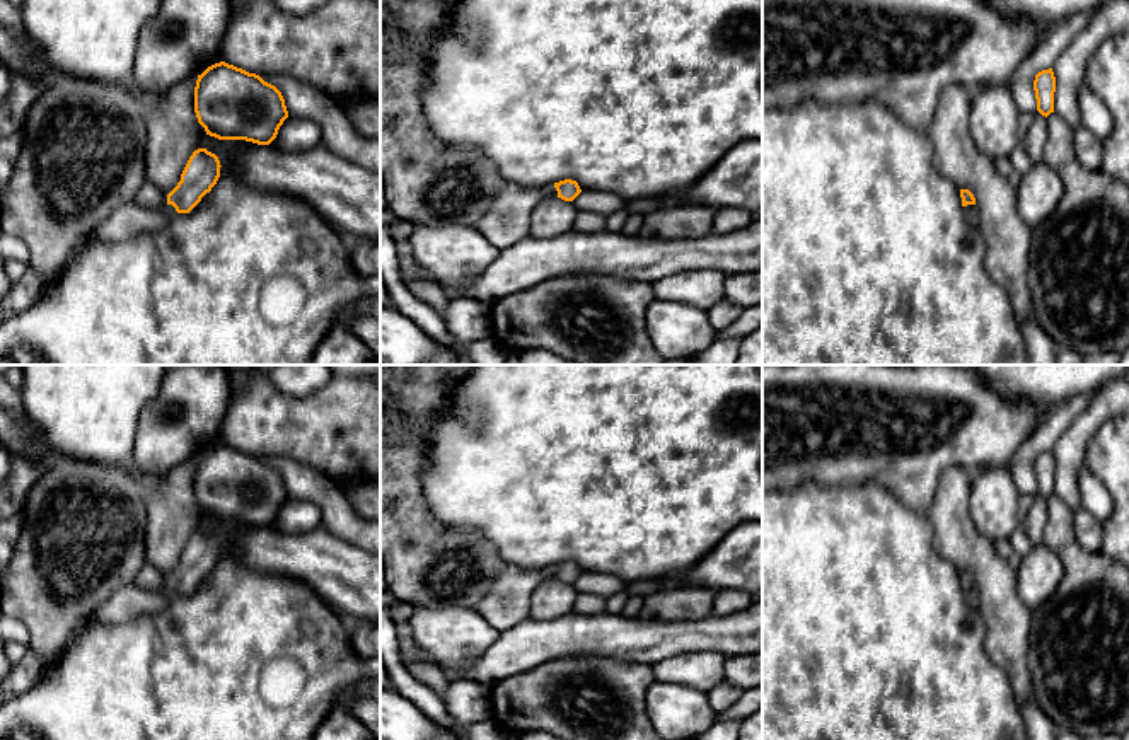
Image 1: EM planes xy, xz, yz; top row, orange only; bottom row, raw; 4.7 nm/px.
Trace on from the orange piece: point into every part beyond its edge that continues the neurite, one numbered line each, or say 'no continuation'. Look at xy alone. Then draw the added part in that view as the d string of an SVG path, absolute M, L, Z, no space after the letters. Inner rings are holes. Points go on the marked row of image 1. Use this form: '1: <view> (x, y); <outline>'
1: xy (128, 220); M126 203L101 222L90 235L111 242L128 240L143 232L162 228L174 213L177 211L172 205L157 210Z

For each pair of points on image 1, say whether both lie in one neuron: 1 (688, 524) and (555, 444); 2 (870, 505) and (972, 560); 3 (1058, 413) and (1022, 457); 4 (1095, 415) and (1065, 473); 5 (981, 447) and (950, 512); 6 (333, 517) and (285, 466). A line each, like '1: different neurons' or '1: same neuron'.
1: same neuron
2: different neurons
3: same neuron
4: same neuron
5: different neurons
6: same neuron

